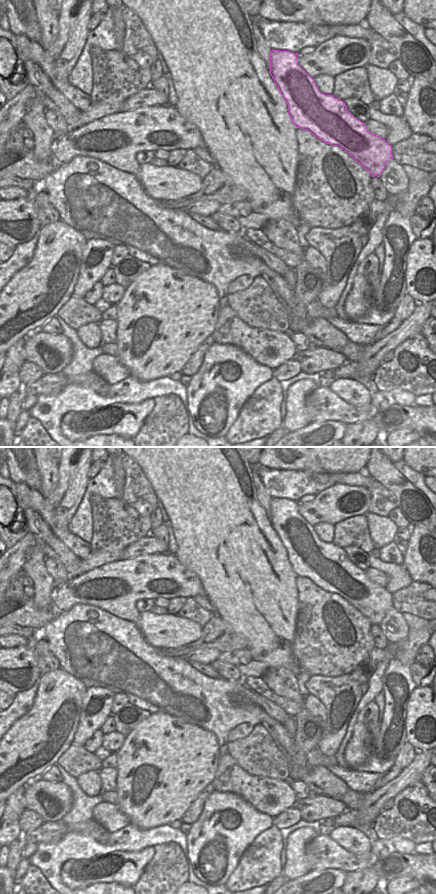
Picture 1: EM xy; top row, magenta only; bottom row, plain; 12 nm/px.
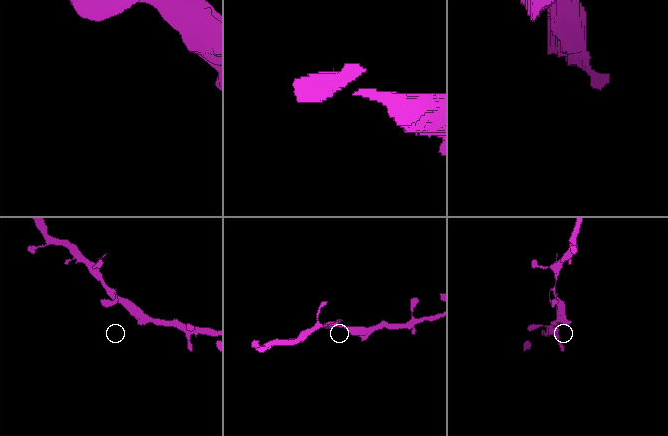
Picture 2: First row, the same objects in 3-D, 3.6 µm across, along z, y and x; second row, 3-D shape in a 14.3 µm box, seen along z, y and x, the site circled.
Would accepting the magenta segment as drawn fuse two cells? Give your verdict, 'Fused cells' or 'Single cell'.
Single cell

